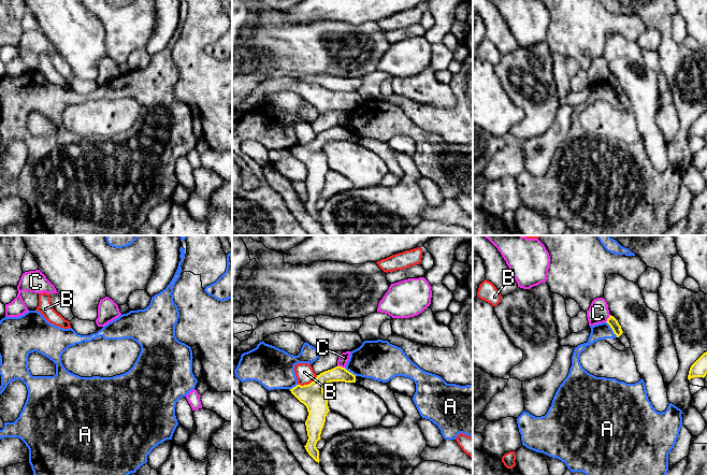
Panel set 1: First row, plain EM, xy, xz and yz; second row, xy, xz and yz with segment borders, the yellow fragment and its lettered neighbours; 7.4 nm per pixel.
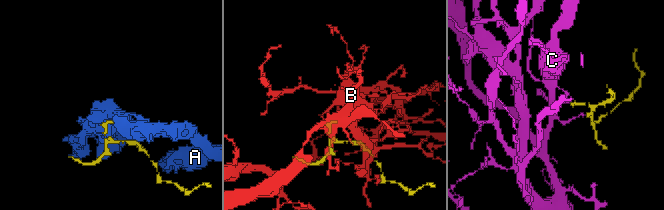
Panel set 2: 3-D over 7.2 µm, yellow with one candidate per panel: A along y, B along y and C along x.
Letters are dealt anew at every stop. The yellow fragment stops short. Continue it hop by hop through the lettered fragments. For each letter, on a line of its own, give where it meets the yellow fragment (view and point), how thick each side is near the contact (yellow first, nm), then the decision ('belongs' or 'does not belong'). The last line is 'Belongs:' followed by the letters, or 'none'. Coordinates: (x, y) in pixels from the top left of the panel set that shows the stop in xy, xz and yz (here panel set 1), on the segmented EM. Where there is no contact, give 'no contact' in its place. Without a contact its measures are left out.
A: meets yellow in yz at (611, 328); 70 nm thick on the yellow side, 130 nm on the other; does not belong
B: meets yellow in xz at (308, 384); 180 nm thick on the yellow side, 140 nm on the other; does not belong
C: meets yellow in xz at (341, 366); 110 nm thick on the yellow side, 70 nm on the other; does not belong
Belongs: none

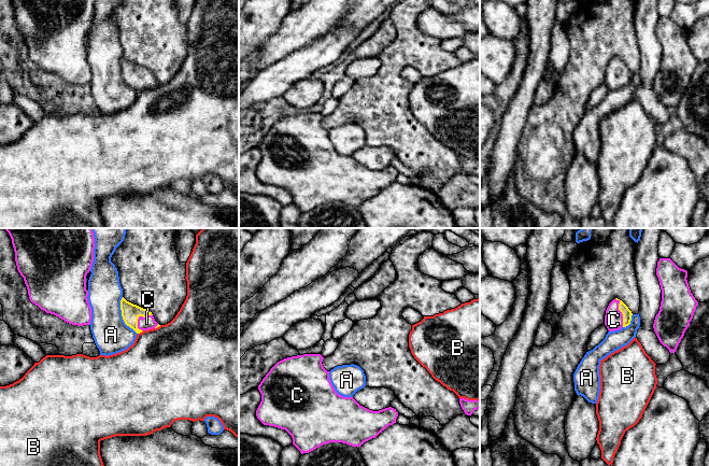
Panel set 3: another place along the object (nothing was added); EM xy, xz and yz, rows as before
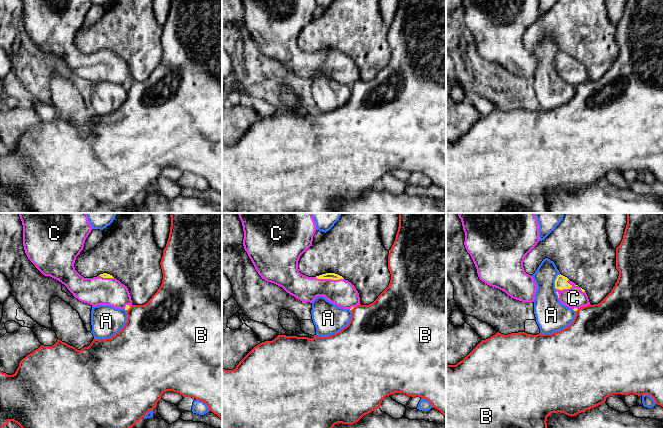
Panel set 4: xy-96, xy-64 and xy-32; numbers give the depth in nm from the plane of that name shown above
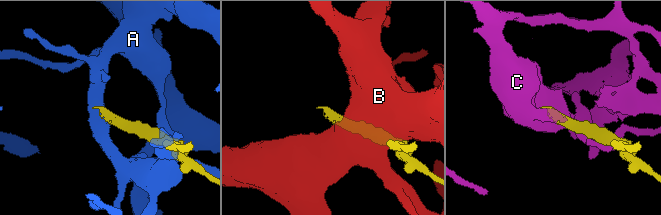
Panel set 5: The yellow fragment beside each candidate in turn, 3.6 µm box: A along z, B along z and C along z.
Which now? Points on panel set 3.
A: meets yellow in xy at (122, 315); 140 nm thick on the yellow side, 260 nm on the other; does not belong
B: meets yellow in xy at (140, 332); 140 nm thick on the yellow side, 460 nm on the other; does not belong
C: meets yellow in yz at (621, 311); 70 nm thick on the yellow side, 140 nm on the other; belongs
Belongs: C

